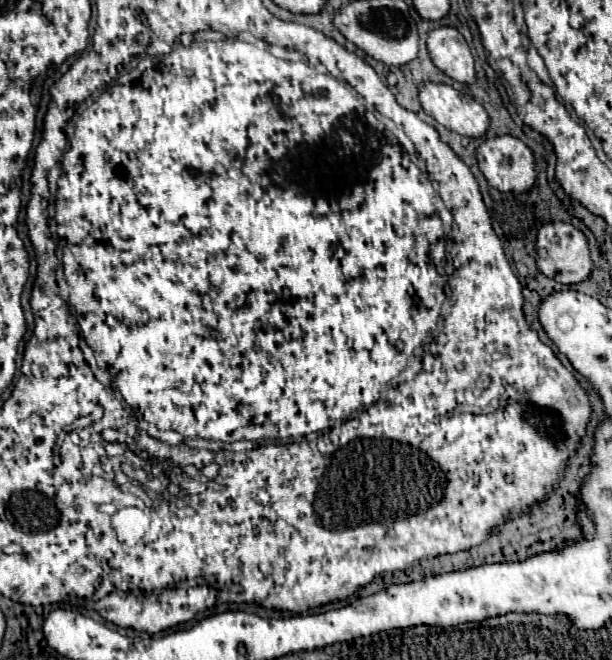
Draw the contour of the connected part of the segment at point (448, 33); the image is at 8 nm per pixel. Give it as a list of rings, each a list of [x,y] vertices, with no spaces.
[[[440,26],[428,34],[426,40],[428,54],[438,70],[450,76],[456,82],[472,84],[474,76],[474,58],[464,36],[450,26]]]

